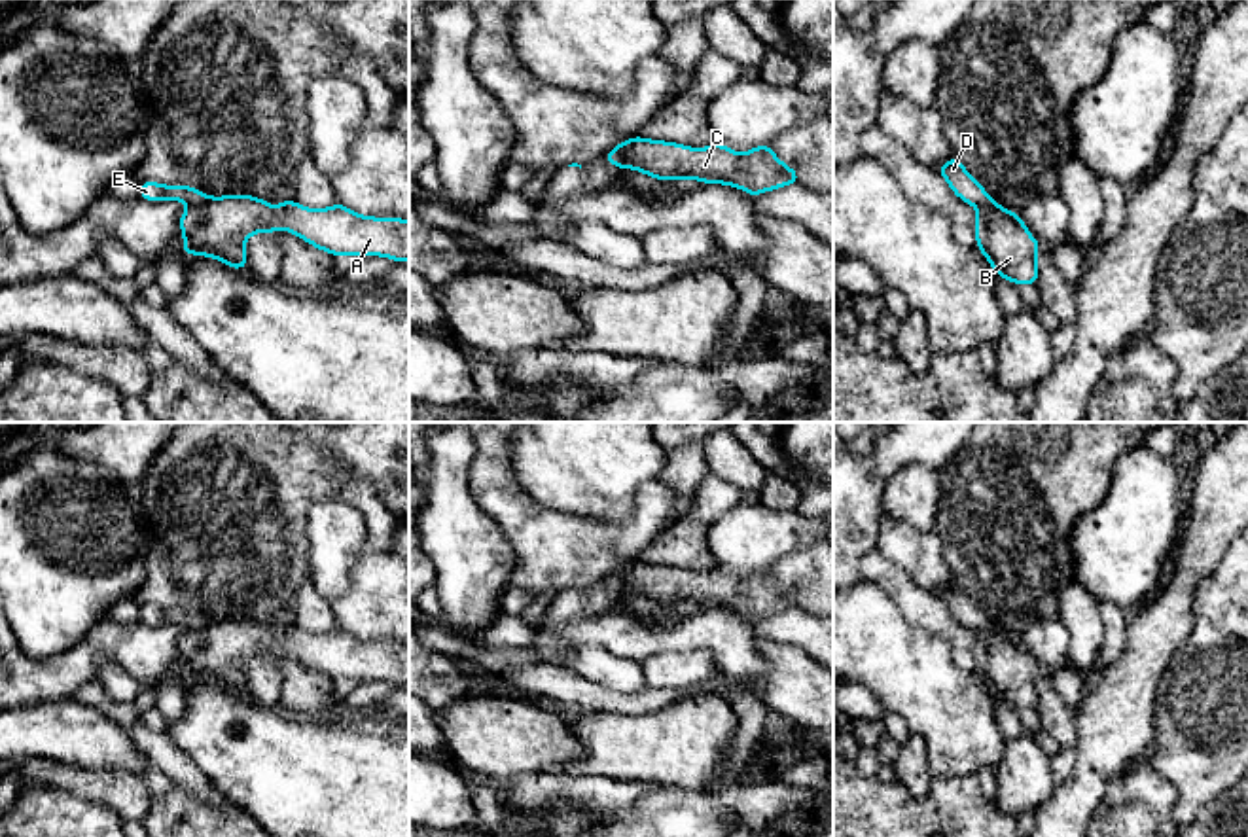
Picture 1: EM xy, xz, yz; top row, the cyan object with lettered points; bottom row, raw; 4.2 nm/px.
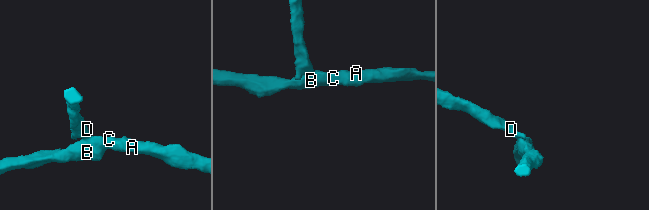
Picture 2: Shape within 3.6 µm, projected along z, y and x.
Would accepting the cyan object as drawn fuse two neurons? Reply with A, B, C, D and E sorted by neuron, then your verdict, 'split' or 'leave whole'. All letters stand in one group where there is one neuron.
A B C / D E; split

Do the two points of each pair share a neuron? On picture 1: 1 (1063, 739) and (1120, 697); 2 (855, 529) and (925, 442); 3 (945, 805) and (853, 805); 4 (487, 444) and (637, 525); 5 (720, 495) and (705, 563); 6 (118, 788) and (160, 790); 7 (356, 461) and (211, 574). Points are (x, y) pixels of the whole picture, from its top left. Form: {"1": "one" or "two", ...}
{"1": "two", "2": "one", "3": "one", "4": "one", "5": "one", "6": "two", "7": "one"}

